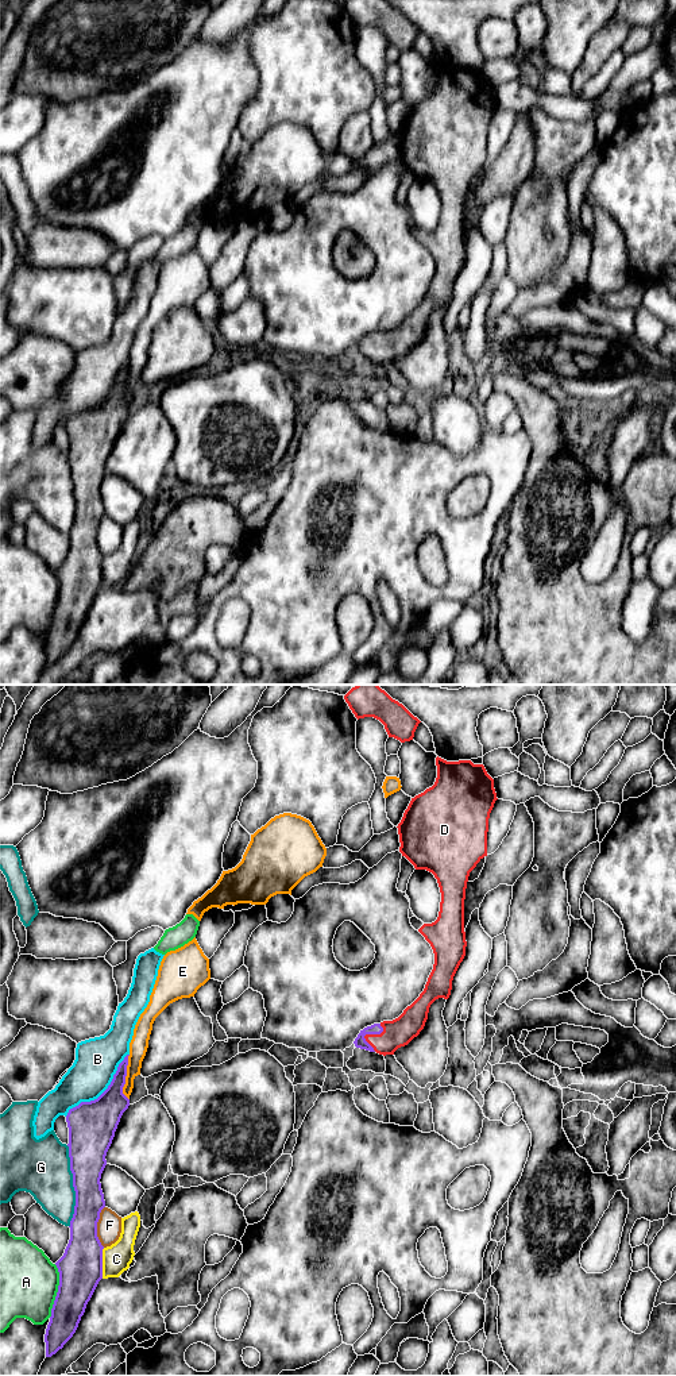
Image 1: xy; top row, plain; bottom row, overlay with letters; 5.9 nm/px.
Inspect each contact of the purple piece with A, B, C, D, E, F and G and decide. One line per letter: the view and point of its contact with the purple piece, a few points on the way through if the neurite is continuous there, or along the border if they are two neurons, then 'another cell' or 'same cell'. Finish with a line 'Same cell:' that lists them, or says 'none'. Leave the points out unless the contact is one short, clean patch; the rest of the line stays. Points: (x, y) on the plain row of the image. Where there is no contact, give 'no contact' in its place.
A: xy (58, 600) | another cell
B: xy (103, 401) | another cell
C: xy (101, 571) | another cell
D: xy (369, 342) | same cell
E: xy (124, 386) | another cell
F: xy (96, 535) | along xy (104, 515), (97, 531), (97, 547), (103, 555) | another cell
G: xy (73, 494) | another cell
Same cell: D

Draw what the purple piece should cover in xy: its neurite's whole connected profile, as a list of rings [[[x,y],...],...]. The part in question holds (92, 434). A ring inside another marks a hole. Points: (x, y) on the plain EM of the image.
[[[128,365],[97,408],[81,411],[66,424],[76,514],[69,552],[55,571],[59,594],[45,643],[46,666],[55,663],[73,645],[103,587],[104,555],[97,546],[97,531],[105,509],[100,487],[120,427],[130,415],[130,408],[123,402]]]

